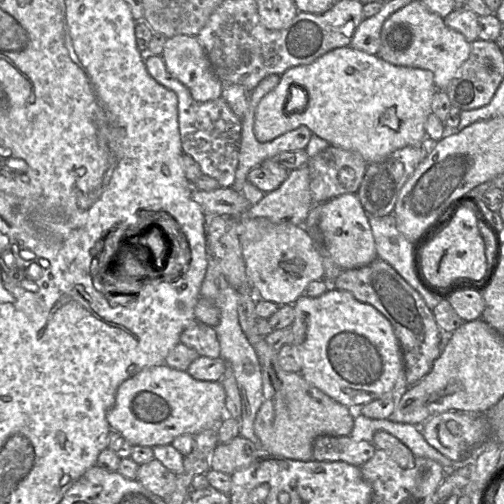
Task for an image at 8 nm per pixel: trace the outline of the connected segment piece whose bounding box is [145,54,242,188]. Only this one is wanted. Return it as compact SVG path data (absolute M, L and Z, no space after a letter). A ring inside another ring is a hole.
M147 54L145 67L152 78L177 95L183 153L190 155L200 165L202 173L216 179L220 187L232 188L239 159L241 119L234 114L222 97L208 102L194 100L189 89L168 72L162 56Z

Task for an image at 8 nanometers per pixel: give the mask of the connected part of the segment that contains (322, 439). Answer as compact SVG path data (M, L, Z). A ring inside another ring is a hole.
M319 436L313 444L313 460L342 461L361 467L369 461L376 448L367 441L354 441L350 436Z

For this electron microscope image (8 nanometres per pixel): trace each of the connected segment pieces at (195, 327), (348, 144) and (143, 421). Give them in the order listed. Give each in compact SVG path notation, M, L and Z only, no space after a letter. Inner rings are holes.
M193 320L181 333L180 342L197 351L199 356L220 357L220 344L215 329Z
M351 46L336 48L320 56L309 64L295 66L286 70L281 75L279 84L260 100L255 111L253 130L256 139L263 143L272 141L300 126L306 126L310 129L312 134L325 139L330 143L330 145L356 152L361 155L368 164L377 163L386 159L398 149L406 146L423 144L427 138L425 124L428 116L432 113L432 99L436 91L438 91L438 89L436 89L434 84L434 74L430 70L394 65L383 60L377 54L368 54Z
M166 364L142 370L125 380L116 393L116 401L107 413L107 421L133 446L168 445L180 436L192 436L219 427L226 416L226 394L220 381L204 381L193 378Z

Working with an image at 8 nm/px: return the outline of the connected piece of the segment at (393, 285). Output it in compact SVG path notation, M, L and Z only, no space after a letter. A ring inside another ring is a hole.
M377 257L368 265L344 269L331 287L352 293L358 301L372 305L390 321L401 347L408 387L429 373L443 350L446 335L438 327L433 311L422 296L390 264Z

